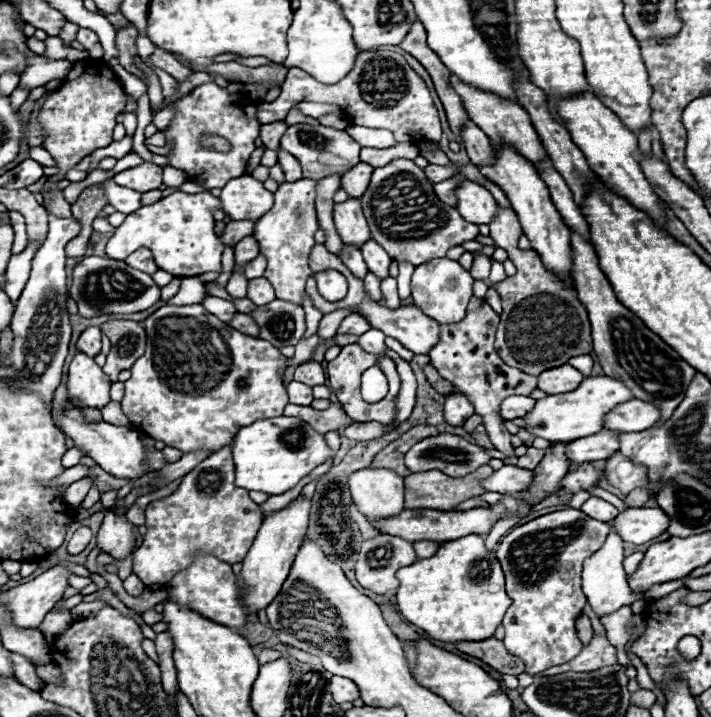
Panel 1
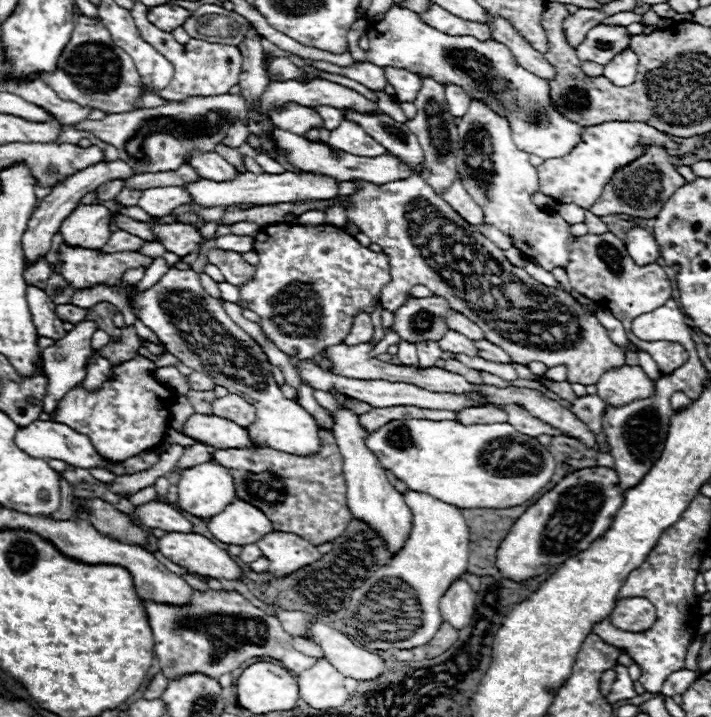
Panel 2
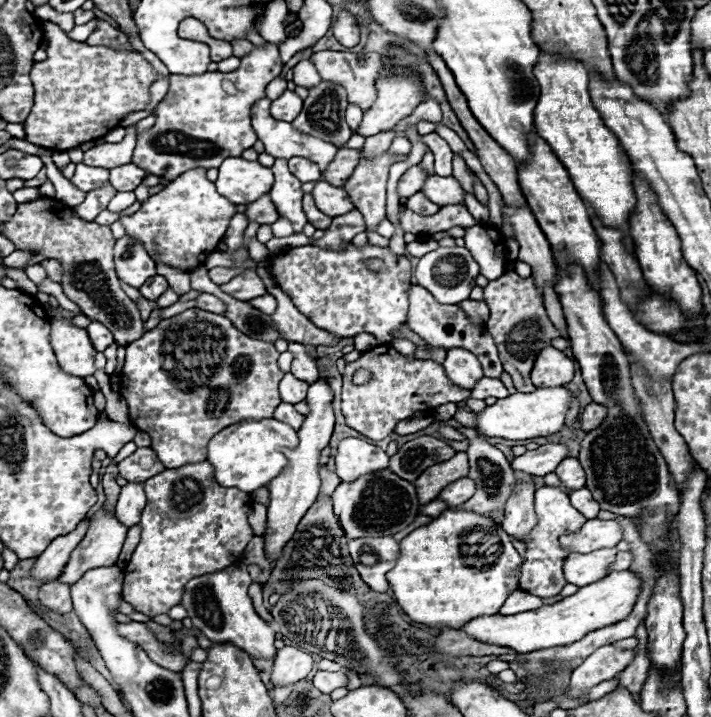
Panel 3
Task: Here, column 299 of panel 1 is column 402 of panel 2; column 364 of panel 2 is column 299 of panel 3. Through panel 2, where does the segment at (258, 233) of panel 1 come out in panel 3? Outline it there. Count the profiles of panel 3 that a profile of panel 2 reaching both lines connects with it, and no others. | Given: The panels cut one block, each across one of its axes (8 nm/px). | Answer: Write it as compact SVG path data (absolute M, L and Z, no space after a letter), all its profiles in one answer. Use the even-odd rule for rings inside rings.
M276 160L272 172L276 180L270 190L270 200L274 202L278 216L292 222L294 234L302 234L306 224L306 214L302 212L302 182L288 172L286 160Z

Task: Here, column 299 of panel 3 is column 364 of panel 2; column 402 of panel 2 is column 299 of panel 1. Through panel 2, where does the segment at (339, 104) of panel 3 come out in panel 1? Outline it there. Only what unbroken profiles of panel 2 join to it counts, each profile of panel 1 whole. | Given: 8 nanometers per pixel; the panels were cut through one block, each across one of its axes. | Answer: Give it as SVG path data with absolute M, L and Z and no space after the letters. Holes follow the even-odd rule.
M310 124L290 126L280 140L280 148L290 152L292 156L296 156L296 160L302 164L304 176L314 178L314 180L320 180L324 176L330 176L330 174L338 172L334 168L334 162L332 162L334 158L332 156L344 156L344 172L360 162L358 160L358 152L360 152L358 142L354 142L344 130L334 130L334 128L328 128L328 126L318 126L318 128L310 126Z

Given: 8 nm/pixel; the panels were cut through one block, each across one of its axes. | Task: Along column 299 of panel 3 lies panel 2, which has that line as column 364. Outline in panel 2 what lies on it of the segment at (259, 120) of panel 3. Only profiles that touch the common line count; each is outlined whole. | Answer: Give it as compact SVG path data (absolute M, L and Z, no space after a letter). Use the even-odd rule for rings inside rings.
M340 120L338 128L334 128L330 132L328 144L344 150L344 152L352 152L354 156L382 156L386 154L384 146L380 146L376 140L372 140L372 136L368 136L356 122L352 120Z

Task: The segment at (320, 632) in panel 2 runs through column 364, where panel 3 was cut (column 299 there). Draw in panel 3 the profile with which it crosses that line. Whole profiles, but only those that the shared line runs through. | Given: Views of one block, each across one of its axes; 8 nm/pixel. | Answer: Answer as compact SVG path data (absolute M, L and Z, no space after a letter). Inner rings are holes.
M284 646L282 650L276 652L270 682L274 686L292 686L298 680L306 678L312 666L314 660L310 654L298 650L296 646Z

